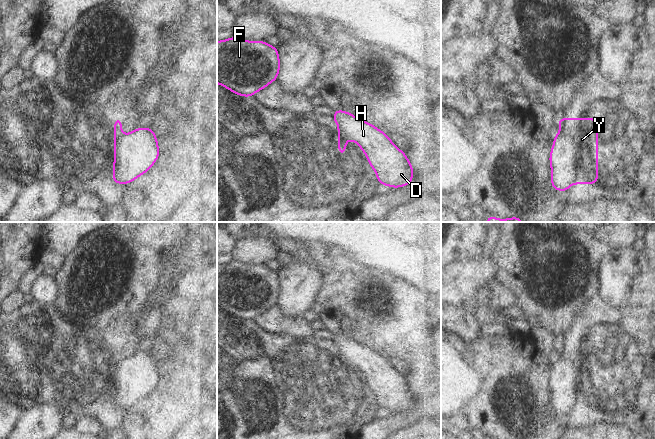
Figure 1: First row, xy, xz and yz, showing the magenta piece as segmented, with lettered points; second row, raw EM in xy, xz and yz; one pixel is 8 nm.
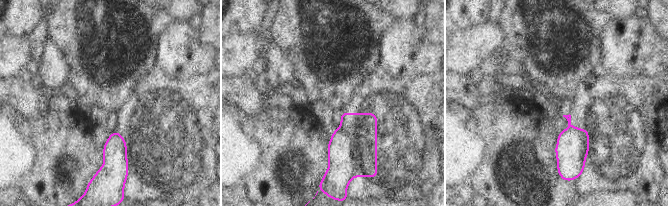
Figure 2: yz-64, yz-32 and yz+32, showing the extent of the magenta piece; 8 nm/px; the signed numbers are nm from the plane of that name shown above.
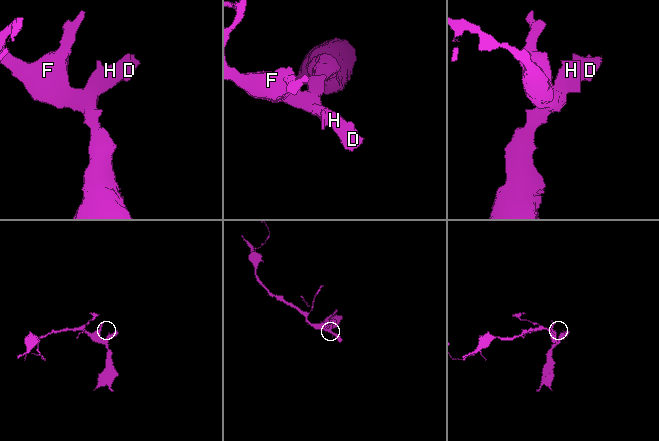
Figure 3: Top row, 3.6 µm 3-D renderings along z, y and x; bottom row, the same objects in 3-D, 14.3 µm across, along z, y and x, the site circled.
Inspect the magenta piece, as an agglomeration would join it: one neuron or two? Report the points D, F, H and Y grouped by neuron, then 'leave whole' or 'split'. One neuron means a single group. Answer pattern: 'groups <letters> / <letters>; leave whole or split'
groups D F H / Y; split

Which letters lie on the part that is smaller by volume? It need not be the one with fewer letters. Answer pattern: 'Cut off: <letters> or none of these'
Cut off: Y

